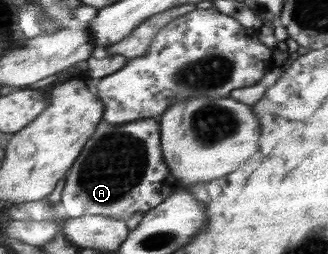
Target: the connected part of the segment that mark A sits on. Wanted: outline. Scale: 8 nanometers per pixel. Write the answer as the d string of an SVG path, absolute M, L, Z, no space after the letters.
M140 118L116 126L102 122L68 173L59 207L70 218L99 214L127 221L136 212L154 209L182 188L166 163L158 118Z

